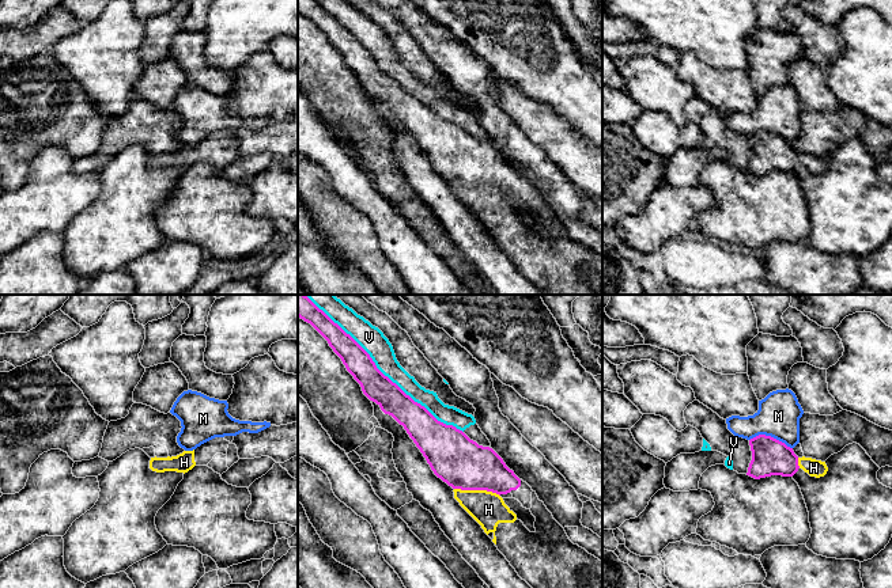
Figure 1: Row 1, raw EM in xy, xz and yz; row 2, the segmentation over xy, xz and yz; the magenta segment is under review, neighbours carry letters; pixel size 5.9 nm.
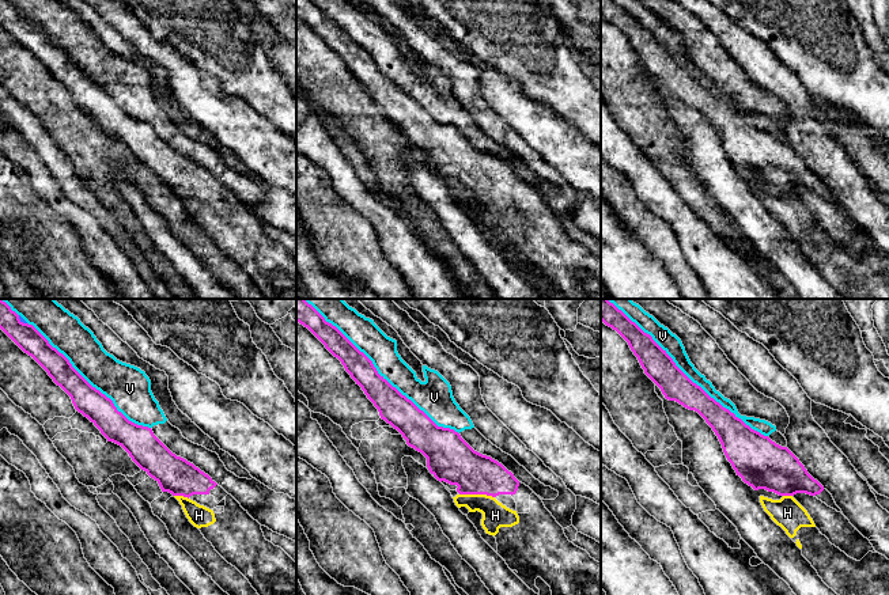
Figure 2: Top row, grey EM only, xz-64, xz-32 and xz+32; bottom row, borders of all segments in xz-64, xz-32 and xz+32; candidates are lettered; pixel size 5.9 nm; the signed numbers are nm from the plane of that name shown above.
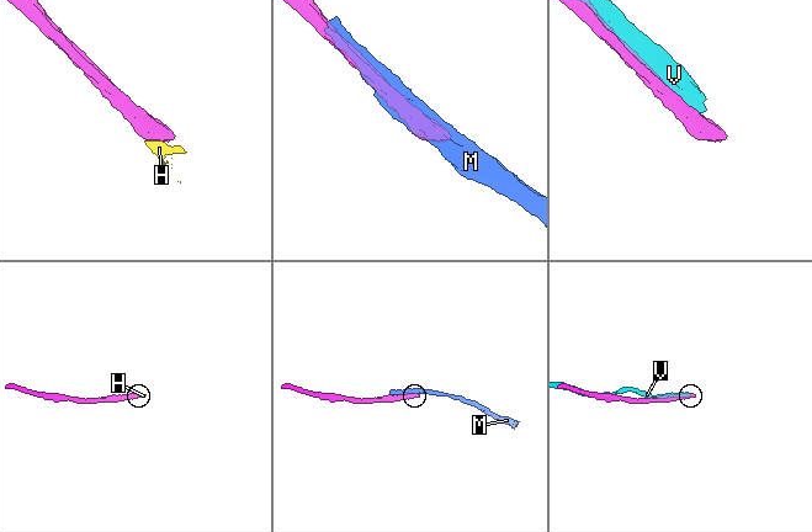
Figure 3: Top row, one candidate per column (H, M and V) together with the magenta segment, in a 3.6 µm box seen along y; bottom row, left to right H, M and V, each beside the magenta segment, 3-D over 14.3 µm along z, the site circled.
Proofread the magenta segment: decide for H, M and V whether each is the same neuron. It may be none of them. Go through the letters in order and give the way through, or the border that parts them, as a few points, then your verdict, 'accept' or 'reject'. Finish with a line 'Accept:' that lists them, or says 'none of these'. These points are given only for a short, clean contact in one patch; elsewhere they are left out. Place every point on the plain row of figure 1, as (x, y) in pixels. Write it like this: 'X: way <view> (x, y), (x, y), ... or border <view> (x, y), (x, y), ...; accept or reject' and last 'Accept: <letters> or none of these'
H: way xz (460, 158), (477, 175), (477, 185), (480, 194), (488, 205); accept
M: reject
V: reject
Accept: H

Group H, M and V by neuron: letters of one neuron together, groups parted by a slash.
H / M / V

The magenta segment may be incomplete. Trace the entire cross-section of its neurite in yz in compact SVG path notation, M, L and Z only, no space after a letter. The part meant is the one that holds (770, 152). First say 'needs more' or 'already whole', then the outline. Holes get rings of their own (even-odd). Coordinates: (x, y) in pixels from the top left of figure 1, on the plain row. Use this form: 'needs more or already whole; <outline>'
needs more; M766 130L749 136L752 156L747 171L760 175L771 171L793 172L800 164L810 172L824 172L828 167L825 158L812 153L798 153L793 144Z

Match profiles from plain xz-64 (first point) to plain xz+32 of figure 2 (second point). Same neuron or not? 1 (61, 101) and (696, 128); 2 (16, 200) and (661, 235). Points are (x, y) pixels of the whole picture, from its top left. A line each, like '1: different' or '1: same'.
1: different
2: same

